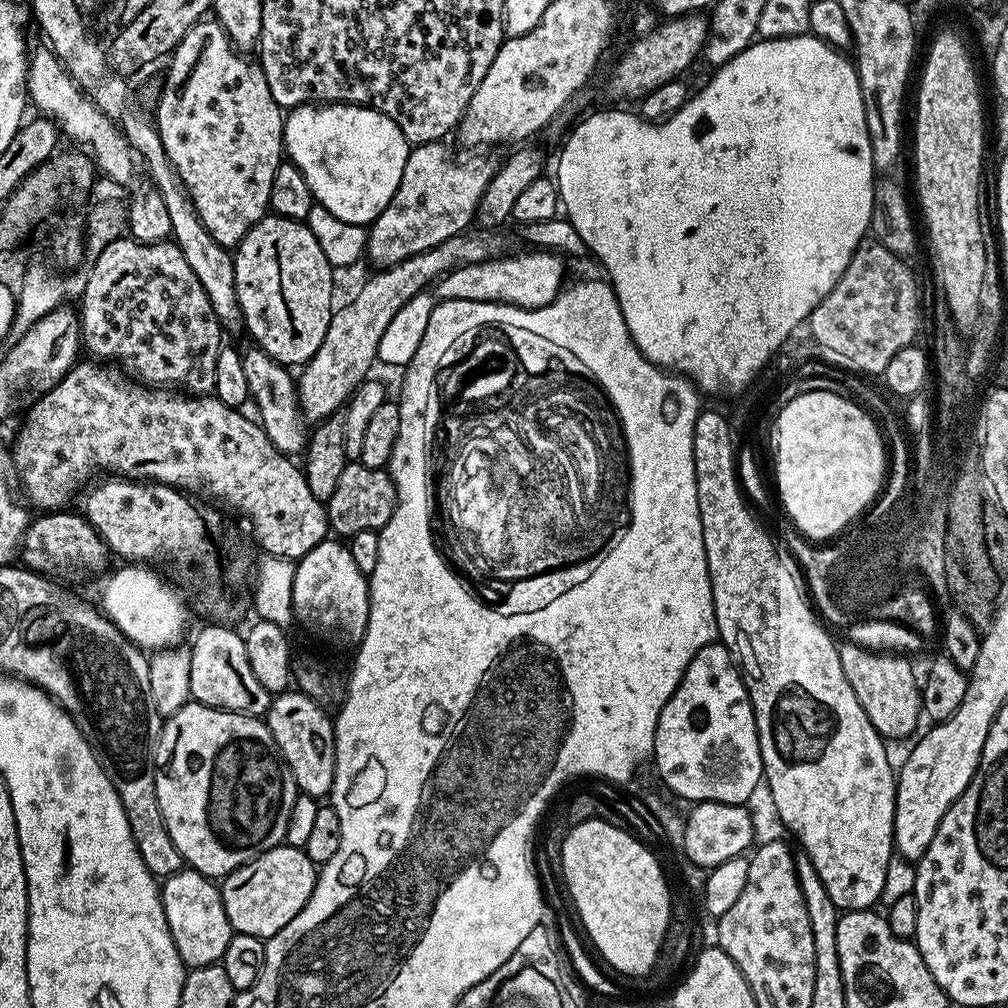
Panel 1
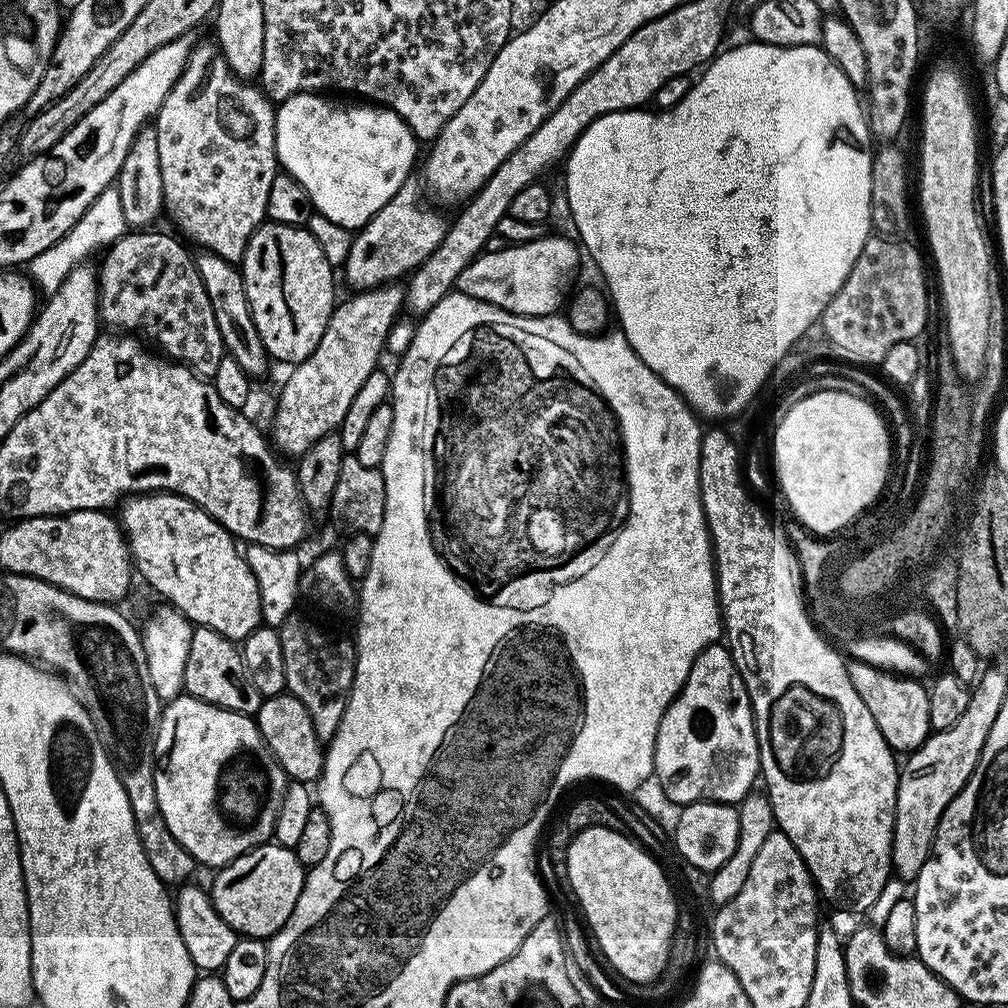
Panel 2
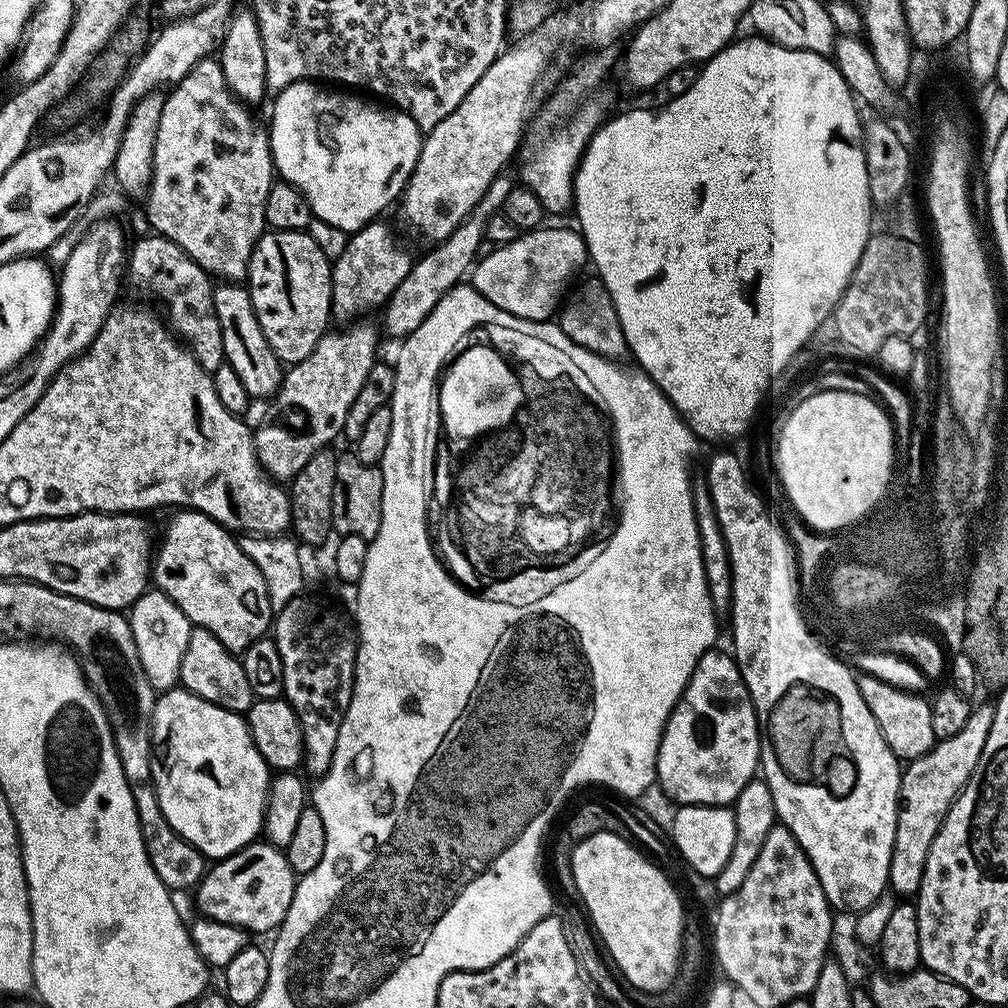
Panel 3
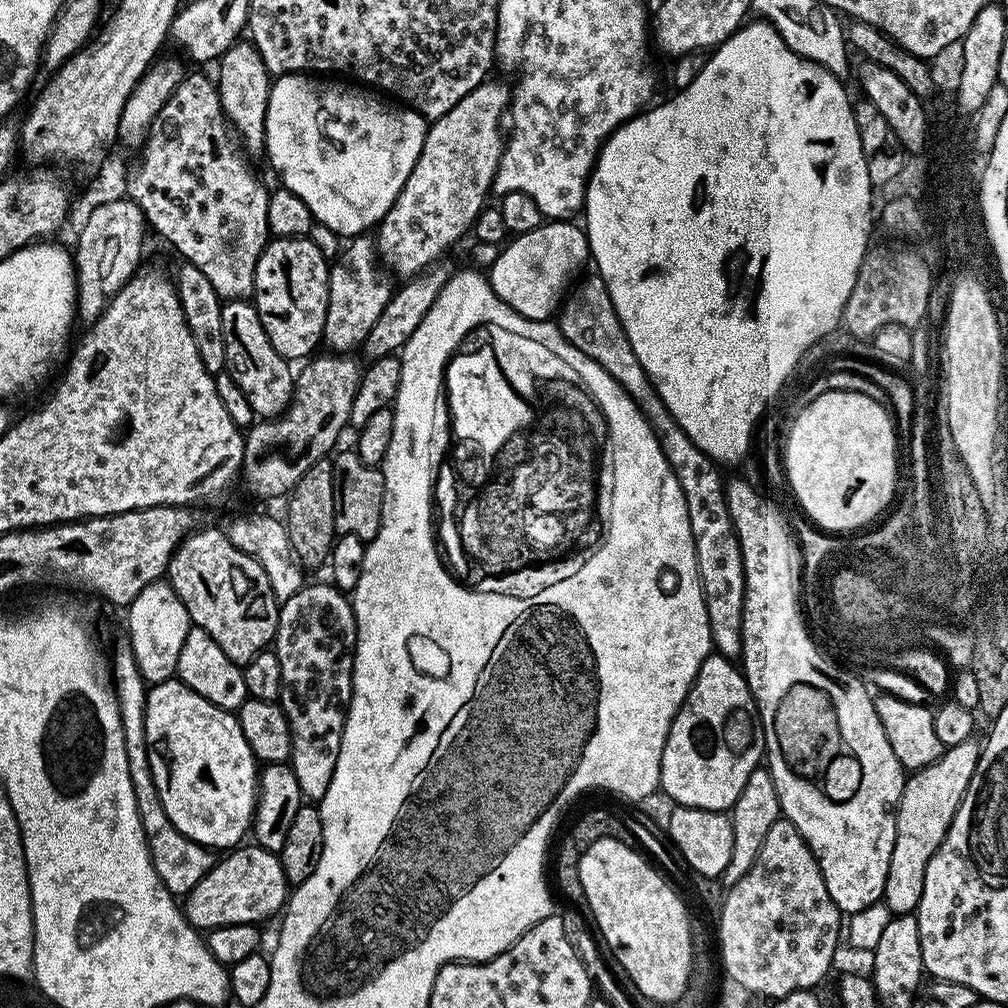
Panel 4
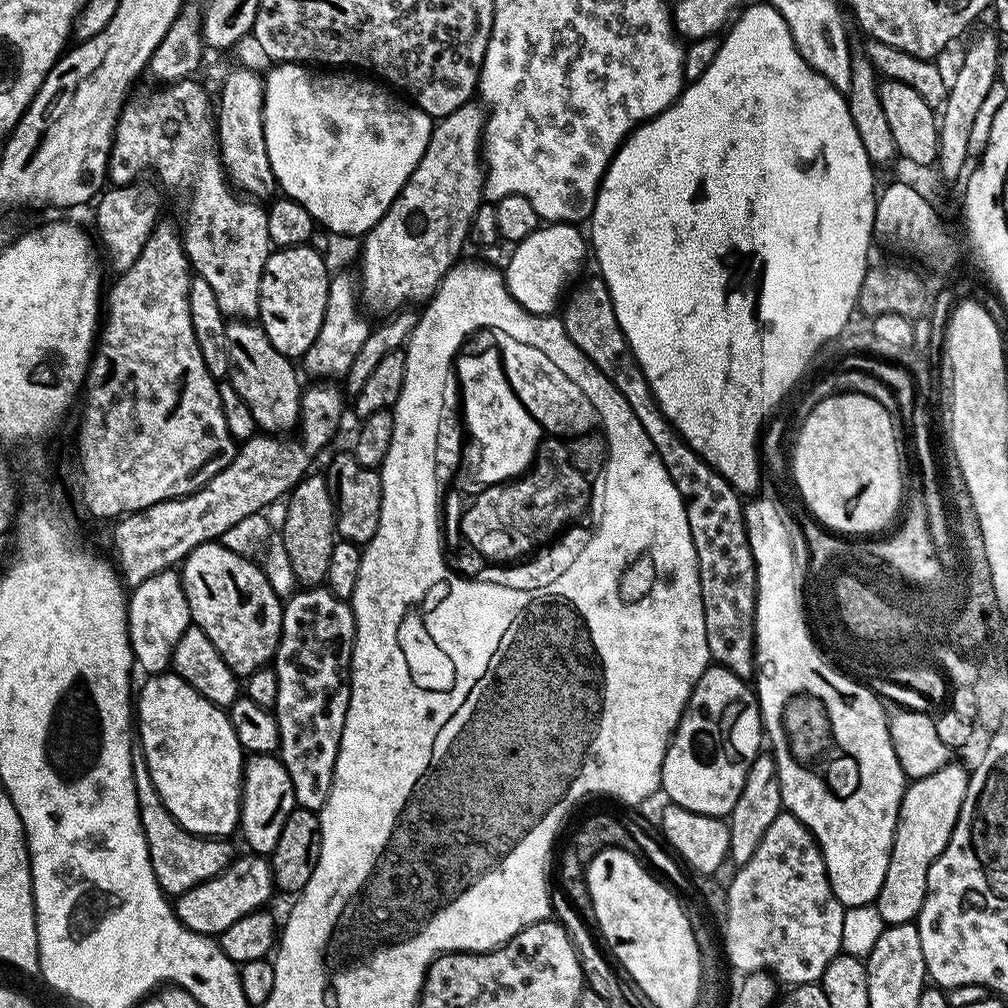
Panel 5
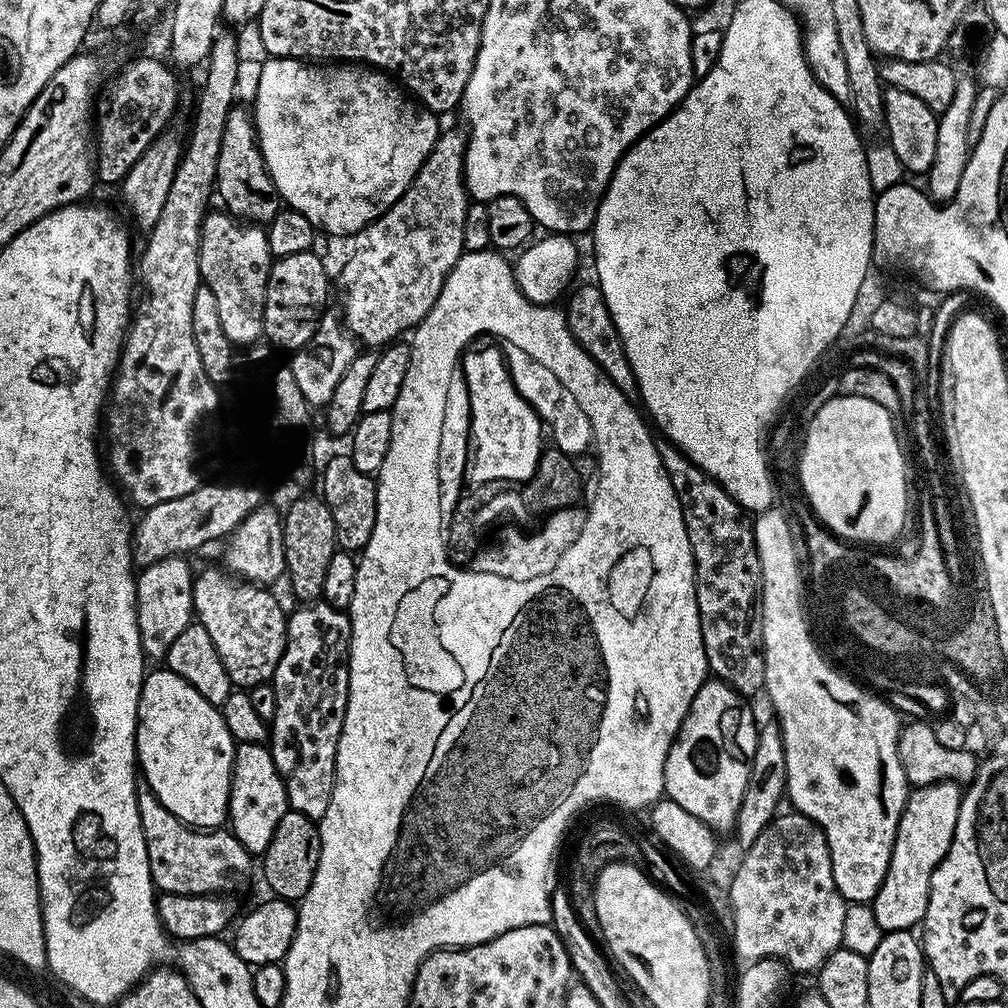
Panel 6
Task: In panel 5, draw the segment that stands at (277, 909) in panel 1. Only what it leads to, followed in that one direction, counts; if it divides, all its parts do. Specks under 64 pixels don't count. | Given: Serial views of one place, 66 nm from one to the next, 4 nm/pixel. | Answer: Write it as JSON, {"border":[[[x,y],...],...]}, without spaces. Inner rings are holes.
{"border":[[[244,854],[244,857],[233,859],[232,863],[219,872],[214,878],[179,893],[175,897],[176,917],[191,930],[201,932],[203,936],[215,937],[225,932],[238,918],[246,914],[259,912],[274,893],[272,883],[272,865],[265,857],[255,854]]]}

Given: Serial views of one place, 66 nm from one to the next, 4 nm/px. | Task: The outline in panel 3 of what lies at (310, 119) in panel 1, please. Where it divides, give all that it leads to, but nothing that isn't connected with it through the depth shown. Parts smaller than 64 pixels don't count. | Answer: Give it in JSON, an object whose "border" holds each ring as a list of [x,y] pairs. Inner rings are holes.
{"border":[[[299,80],[275,93],[270,123],[272,163],[275,171],[310,202],[315,219],[351,234],[373,223],[383,208],[397,203],[418,162],[422,133],[414,118],[395,106],[363,100],[363,95],[348,90],[331,92],[328,88],[320,82]]]}

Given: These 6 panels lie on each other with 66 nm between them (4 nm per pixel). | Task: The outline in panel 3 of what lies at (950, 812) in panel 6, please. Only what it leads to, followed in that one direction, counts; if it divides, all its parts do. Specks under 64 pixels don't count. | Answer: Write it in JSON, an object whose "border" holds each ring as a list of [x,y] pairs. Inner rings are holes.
{"border":[[[991,703],[984,704],[981,708],[980,705],[973,707],[970,720],[966,726],[962,726],[962,730],[958,730],[958,734],[954,734],[954,738],[939,741],[926,754],[911,761],[903,769],[900,777],[900,813],[888,875],[888,888],[897,897],[912,898],[919,893],[930,846],[950,806],[966,786],[974,766],[978,766],[982,746],[986,746],[986,738],[993,722],[994,708]]]}

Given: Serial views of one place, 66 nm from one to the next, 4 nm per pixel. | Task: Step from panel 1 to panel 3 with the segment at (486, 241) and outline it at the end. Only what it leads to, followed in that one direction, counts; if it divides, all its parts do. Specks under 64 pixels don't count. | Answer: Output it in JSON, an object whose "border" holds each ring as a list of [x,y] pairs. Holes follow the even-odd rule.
{"border":[[[364,322],[337,327],[340,328],[337,332],[328,330],[308,357],[285,371],[284,380],[271,401],[272,413],[268,421],[254,432],[256,457],[273,480],[291,482],[314,454],[341,439],[350,402],[354,402],[362,382],[366,382],[370,366],[378,363],[377,325],[375,328],[372,324],[360,323]]]}

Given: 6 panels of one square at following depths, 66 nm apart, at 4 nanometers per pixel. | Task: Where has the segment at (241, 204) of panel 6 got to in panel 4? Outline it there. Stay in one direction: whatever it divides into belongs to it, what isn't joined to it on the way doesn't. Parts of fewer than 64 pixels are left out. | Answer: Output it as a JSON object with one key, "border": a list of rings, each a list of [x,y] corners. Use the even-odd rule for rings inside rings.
{"border":[[[251,42],[232,44],[230,50],[226,50],[226,54],[220,57],[218,67],[220,69],[214,72],[214,83],[220,95],[224,116],[234,129],[243,151],[255,158],[266,148],[266,110],[273,77],[264,64],[262,54]]]}

